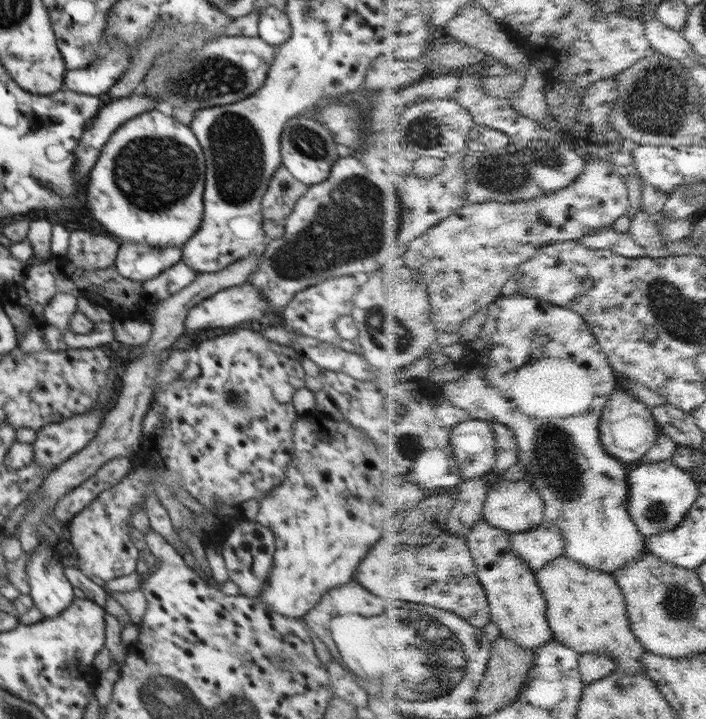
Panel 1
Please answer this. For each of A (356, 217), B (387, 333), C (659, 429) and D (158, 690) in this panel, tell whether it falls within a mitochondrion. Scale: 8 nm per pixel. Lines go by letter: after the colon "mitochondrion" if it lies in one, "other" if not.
A: mitochondrion
B: mitochondrion
C: other
D: mitochondrion

